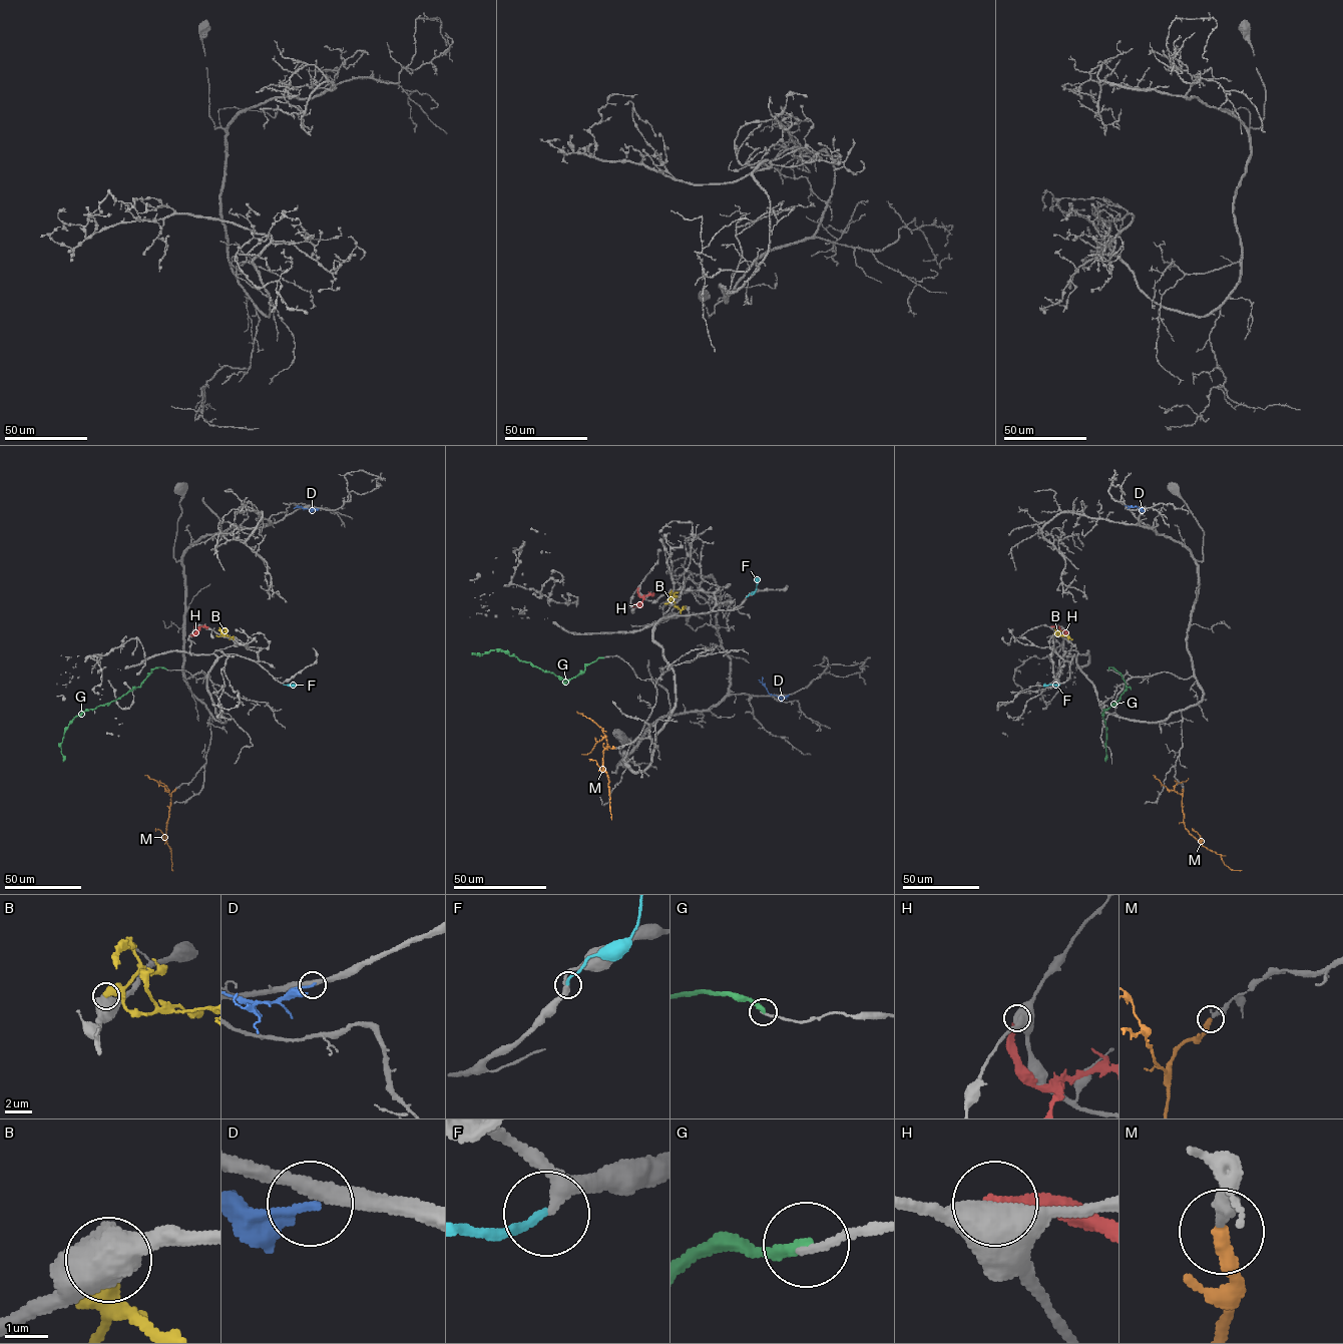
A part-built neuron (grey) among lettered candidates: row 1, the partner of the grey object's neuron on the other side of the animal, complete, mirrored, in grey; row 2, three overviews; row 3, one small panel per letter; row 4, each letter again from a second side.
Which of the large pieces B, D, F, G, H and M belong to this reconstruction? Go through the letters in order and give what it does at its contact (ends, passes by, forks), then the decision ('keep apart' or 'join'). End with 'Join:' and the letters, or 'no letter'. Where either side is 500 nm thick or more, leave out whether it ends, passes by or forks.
B: keep apart
D: it ends there; keep apart
F: it ends there; join
G: it ends there; keep apart
H: keep apart
M: it ends there; join
Join: F, M

